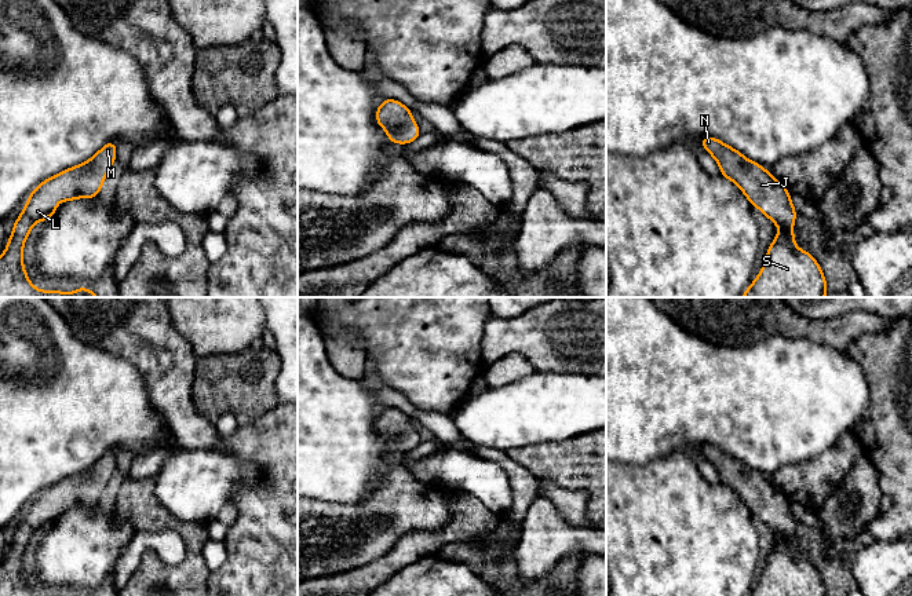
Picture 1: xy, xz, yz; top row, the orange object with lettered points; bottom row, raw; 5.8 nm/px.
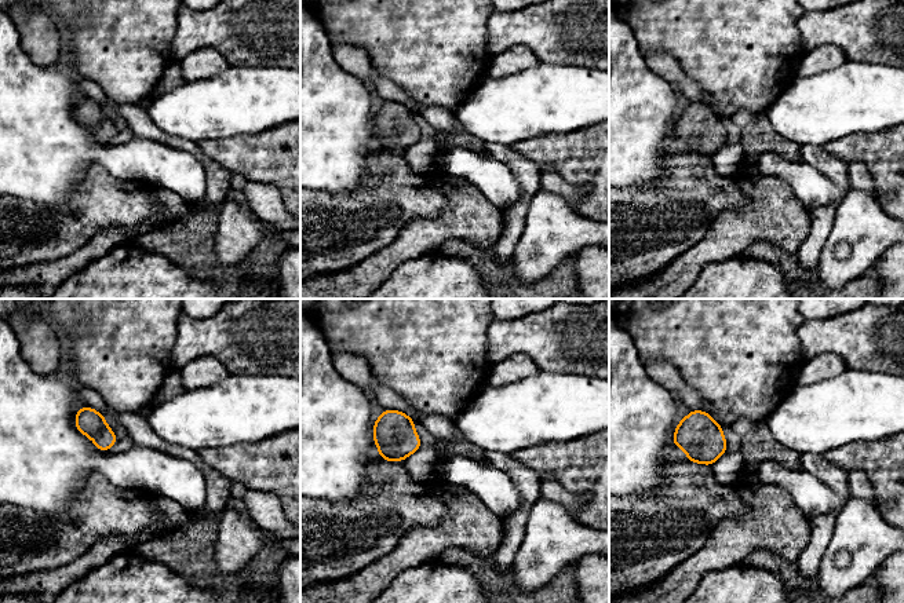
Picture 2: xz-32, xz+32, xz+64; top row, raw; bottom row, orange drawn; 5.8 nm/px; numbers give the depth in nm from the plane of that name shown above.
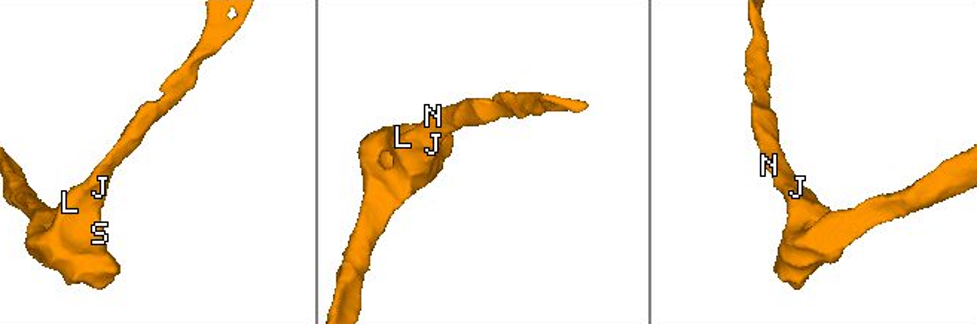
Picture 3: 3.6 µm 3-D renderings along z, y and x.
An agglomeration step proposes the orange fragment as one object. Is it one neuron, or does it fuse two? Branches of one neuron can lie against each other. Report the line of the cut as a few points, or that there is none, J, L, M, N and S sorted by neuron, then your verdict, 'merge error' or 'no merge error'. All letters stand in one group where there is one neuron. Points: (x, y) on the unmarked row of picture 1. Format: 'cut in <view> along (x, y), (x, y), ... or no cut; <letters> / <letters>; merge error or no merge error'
no cut; J L M N S; no merge error

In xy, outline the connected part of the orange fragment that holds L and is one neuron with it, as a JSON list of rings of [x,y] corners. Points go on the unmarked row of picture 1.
[[[117,450],[106,451],[91,468],[41,490],[32,500],[0,564],[0,596],[34,596],[22,573],[23,552],[33,533],[52,524],[59,516],[58,508],[68,511],[73,507],[98,505],[116,468],[116,454]]]

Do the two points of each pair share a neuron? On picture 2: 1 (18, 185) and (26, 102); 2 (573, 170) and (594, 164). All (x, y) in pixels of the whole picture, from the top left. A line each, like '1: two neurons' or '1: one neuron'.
1: one neuron
2: one neuron

